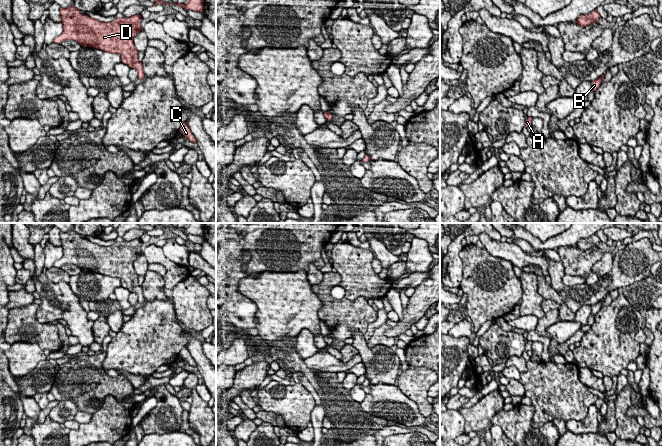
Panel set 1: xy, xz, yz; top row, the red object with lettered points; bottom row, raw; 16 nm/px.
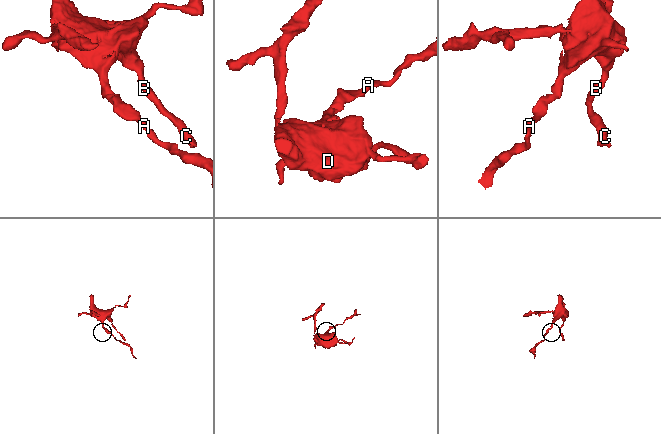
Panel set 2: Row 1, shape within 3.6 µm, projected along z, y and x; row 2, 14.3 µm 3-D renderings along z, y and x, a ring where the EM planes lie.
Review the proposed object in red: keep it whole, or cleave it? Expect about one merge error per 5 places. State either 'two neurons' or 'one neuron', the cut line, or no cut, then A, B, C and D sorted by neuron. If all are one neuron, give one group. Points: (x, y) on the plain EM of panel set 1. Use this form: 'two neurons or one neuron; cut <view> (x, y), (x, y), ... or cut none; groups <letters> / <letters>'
one neuron; cut none; groups A B C D

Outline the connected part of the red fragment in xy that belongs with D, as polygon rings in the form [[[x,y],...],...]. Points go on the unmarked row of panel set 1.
[[[75,230],[60,232],[63,257],[57,260],[54,267],[61,268],[66,264],[78,266],[121,280],[124,288],[138,295],[138,303],[145,303],[142,286],[138,284],[138,274],[133,261],[141,254],[141,239],[130,242],[117,242],[112,246],[100,246],[82,238]]]

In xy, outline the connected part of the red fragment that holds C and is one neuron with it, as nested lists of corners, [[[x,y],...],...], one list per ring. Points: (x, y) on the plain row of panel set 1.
[[[184,346],[184,347],[181,349],[179,355],[181,355],[183,361],[186,361],[190,366],[196,367],[196,363],[195,363],[194,359],[192,358],[192,356],[191,356],[191,354],[190,354],[190,352],[188,351],[188,349],[187,349],[186,346]]]

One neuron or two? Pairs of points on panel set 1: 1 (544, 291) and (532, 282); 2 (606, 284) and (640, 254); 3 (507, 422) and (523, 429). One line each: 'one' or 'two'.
1: two
2: one
3: one

